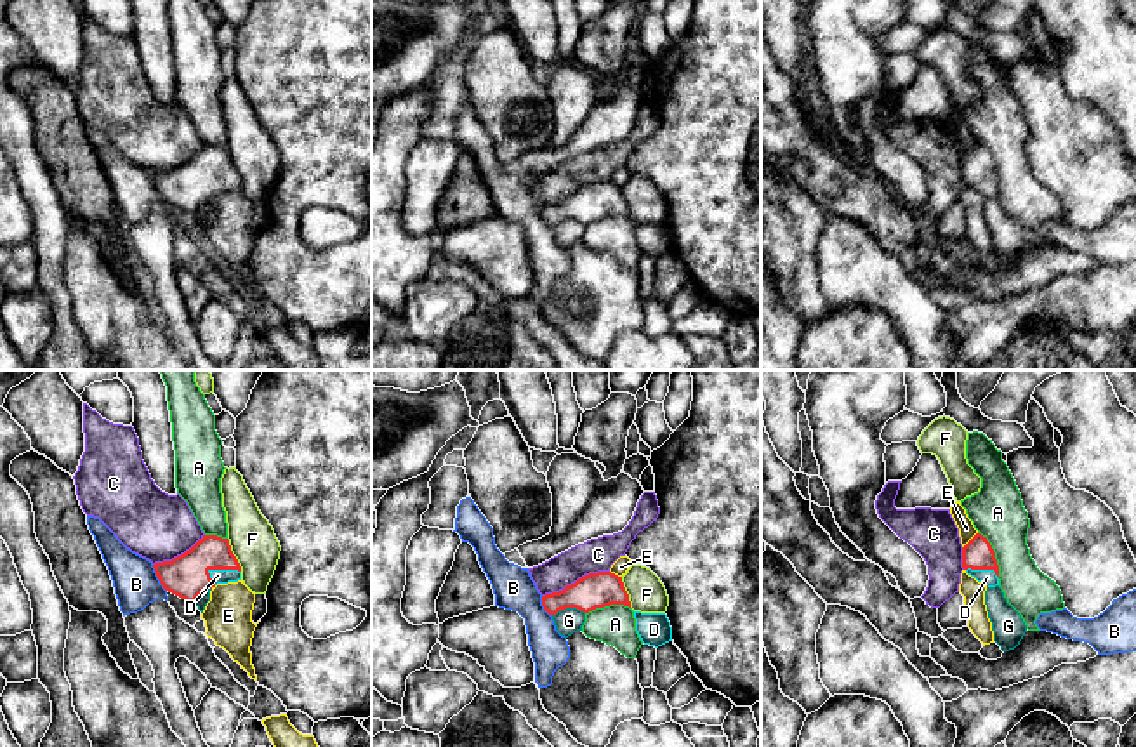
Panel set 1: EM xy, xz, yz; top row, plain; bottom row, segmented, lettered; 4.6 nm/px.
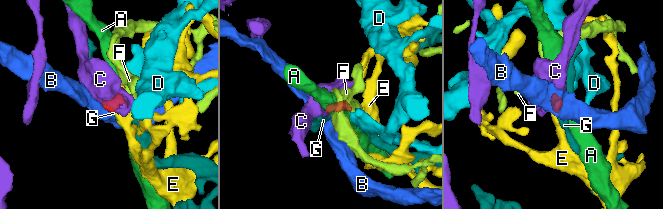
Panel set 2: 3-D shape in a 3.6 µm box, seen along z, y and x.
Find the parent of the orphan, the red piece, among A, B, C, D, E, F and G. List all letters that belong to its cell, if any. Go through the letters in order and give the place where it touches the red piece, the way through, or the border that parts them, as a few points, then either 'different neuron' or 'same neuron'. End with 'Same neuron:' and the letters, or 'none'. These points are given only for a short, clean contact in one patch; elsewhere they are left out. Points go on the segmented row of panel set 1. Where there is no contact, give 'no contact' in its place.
A: meets red in yz at (994, 555); border along yz (978, 532), (994, 553), (997, 577); different neuron
B: meets red in xy at (158, 579); border along xy (151, 565), (165, 591); different neuron
C: meets red in xz at (577, 581); border along xz (608, 570), (586, 574), (561, 589), (542, 596); different neuron
D: meets red in xy at (223, 568); runs through xy (186, 575), (198, 568), (223, 568), (217, 575); same neuron
E: meets red in yz at (970, 541); border along yz (977, 532), (963, 548); different neuron
F: meets red in xy at (235, 556); border along xy (228, 541), (242, 570); different neuron
G: meets red in xz at (568, 607); border along xz (584, 612), (561, 608), (553, 615); different neuron
Same neuron: D

